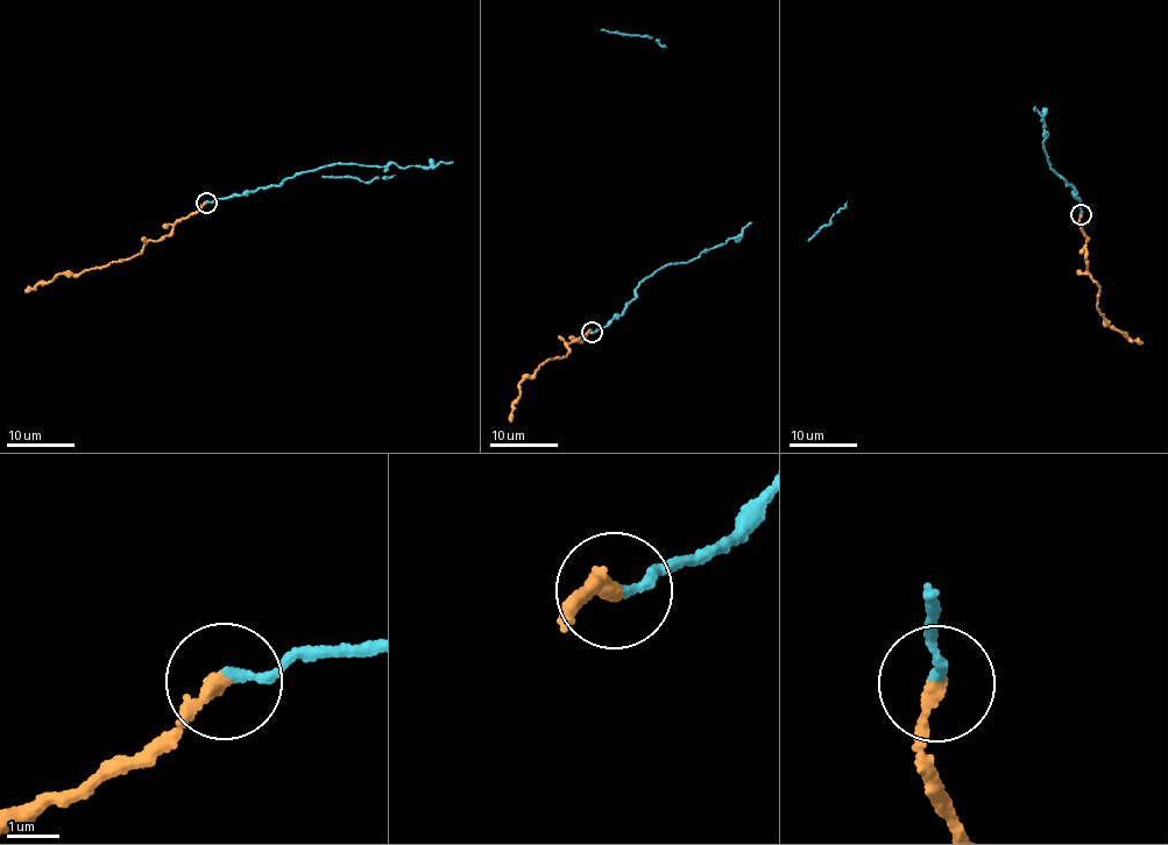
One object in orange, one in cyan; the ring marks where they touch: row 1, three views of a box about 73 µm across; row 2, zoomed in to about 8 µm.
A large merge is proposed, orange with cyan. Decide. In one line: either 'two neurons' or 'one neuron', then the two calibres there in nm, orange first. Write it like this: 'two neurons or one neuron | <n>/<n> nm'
one neuron | 280/190 nm

